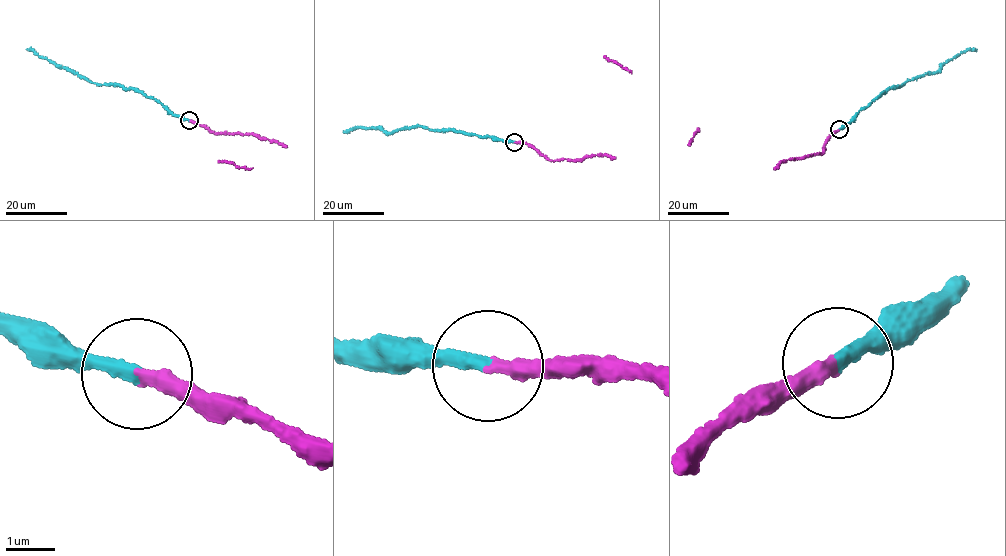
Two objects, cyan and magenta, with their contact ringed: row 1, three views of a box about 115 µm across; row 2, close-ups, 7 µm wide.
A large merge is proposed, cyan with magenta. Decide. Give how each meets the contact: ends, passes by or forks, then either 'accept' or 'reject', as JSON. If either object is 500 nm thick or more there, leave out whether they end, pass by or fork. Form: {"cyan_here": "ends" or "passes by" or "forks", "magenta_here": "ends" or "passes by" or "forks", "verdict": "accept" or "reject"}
{"cyan_here": "ends", "magenta_here": "ends", "verdict": "accept"}

